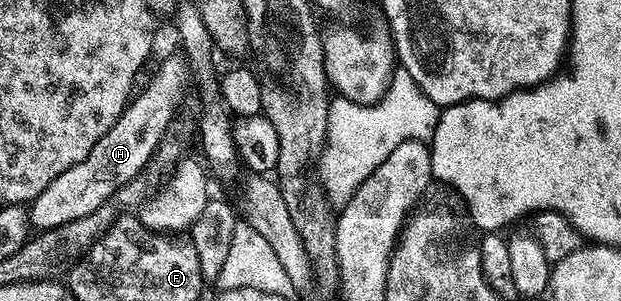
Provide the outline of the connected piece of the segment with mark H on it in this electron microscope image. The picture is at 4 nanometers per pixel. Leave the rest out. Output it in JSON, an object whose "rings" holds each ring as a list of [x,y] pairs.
{"rings":[[[179,52],[169,55],[160,64],[159,71],[148,80],[147,87],[140,94],[138,91],[128,102],[117,124],[113,124],[113,128],[109,128],[109,132],[105,132],[105,136],[101,136],[101,140],[93,144],[93,152],[89,152],[89,156],[85,156],[81,164],[73,164],[73,168],[61,172],[61,176],[57,176],[57,180],[53,180],[49,188],[45,188],[45,192],[41,192],[41,196],[37,196],[34,202],[30,203],[30,225],[40,232],[57,228],[58,225],[67,224],[79,217],[88,216],[95,209],[110,203],[122,186],[134,183],[139,178],[138,174],[141,172],[143,174],[148,169],[148,162],[161,144],[167,130],[172,129],[174,122],[171,121],[175,118],[175,109],[178,108],[179,101],[183,98],[183,89],[187,86],[187,74],[189,75],[189,67],[186,57]]]}

